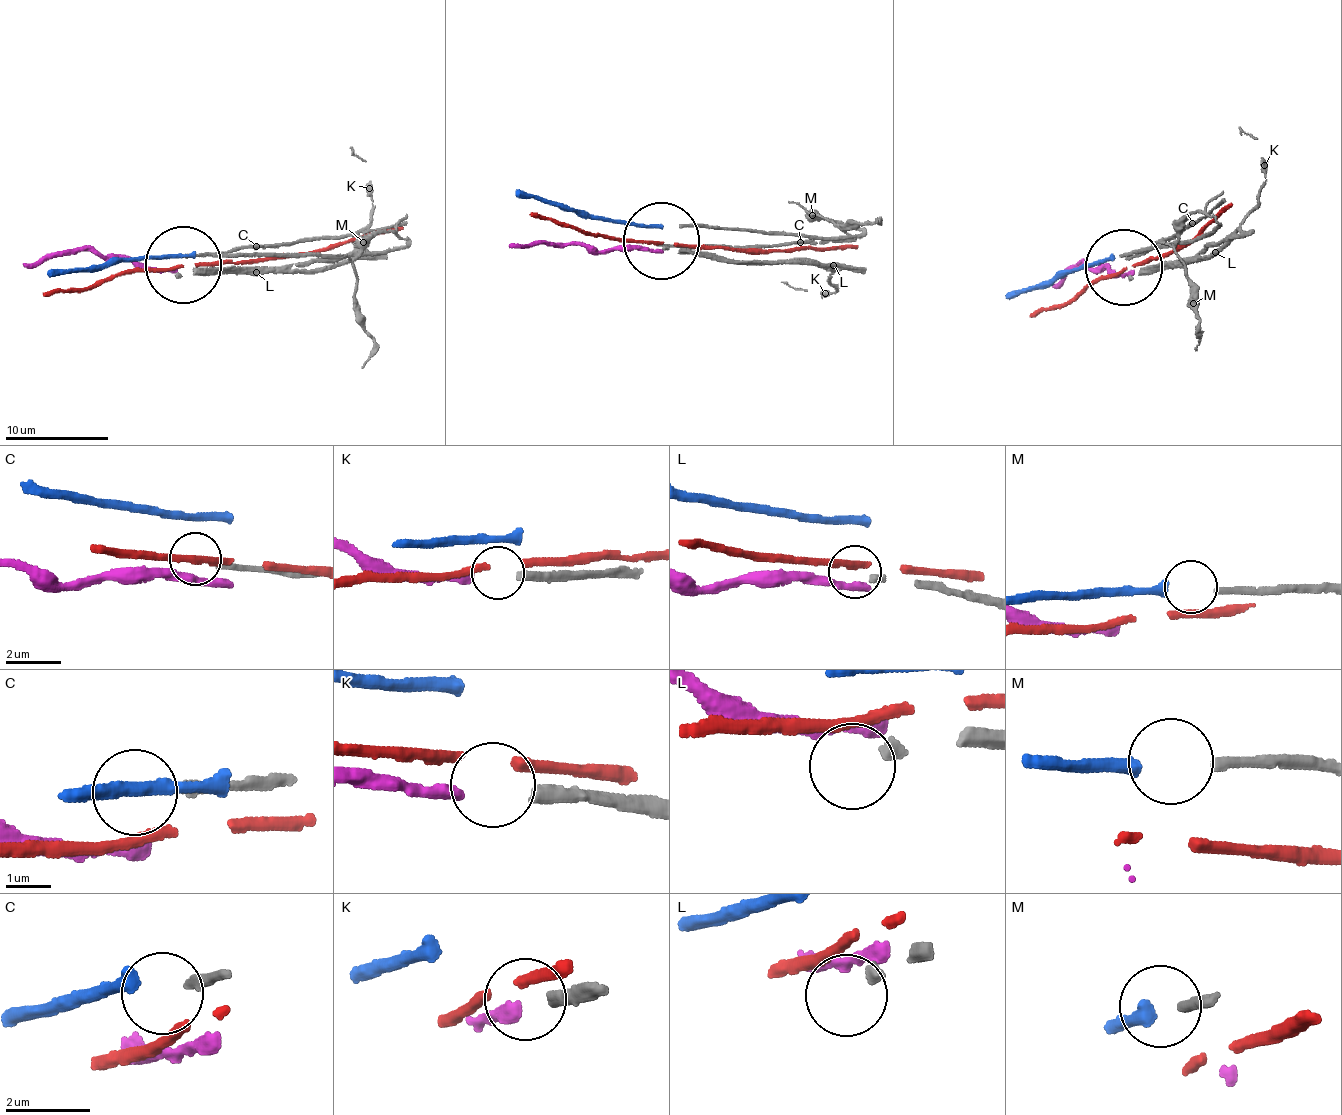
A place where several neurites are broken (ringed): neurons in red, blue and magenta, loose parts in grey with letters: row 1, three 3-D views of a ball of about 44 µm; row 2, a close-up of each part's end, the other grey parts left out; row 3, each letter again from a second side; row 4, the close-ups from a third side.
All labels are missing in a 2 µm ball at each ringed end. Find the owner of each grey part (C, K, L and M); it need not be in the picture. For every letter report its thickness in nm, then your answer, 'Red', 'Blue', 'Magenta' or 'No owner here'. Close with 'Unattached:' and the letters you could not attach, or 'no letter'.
C: Thickness 200 nm. No owner here
K: Thickness 320 nm. Magenta
L: Thickness 240 nm. No owner here
M: Thickness 260 nm. Blue
Unattached: C, L

